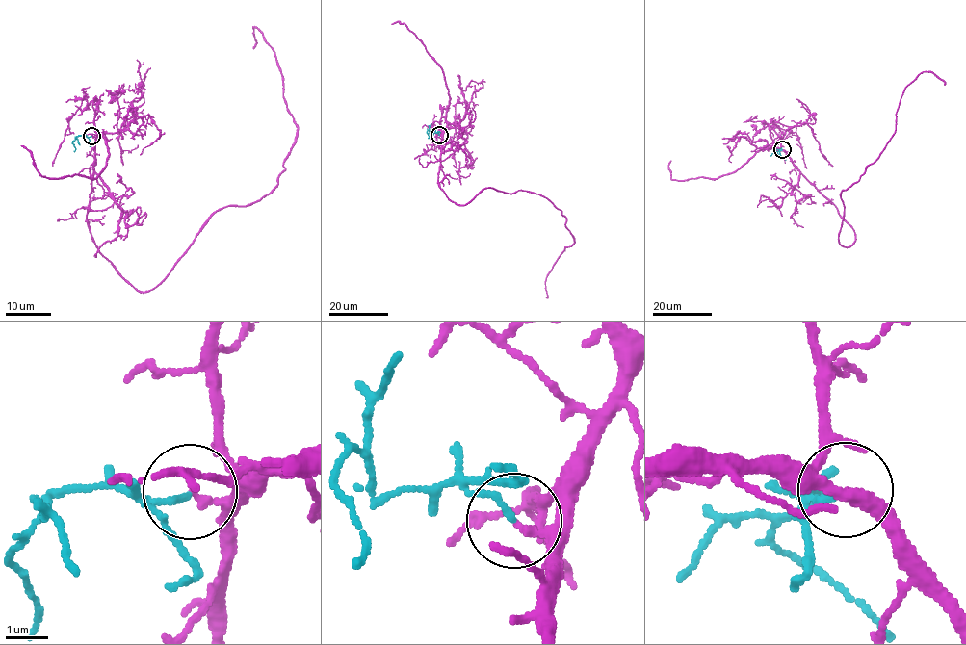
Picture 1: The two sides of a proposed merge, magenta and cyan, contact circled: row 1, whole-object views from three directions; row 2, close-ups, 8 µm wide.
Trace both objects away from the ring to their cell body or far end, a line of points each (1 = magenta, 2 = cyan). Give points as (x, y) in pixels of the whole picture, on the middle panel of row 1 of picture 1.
1: (439, 135), (439, 186), (455, 203), (486, 188), (520, 190), (566, 219), (574, 243), (545, 296)
2: (439, 135), (428, 130), (428, 138)

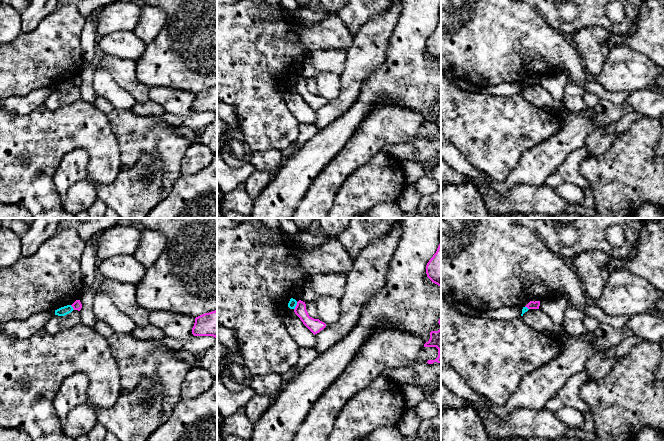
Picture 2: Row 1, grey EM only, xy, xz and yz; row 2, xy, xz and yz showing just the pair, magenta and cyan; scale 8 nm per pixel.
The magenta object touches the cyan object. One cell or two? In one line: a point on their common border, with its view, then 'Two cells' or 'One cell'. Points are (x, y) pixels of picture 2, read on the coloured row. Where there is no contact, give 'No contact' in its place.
Touches magenta at xz (296, 306). Two cells

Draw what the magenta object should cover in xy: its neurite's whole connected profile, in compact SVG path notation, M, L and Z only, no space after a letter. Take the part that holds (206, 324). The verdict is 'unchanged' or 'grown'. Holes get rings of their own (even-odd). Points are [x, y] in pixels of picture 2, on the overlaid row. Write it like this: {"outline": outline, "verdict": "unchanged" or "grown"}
{"outline": "M217 310L196 317L192 334L194 336L213 336L217 339Z", "verdict": "unchanged"}

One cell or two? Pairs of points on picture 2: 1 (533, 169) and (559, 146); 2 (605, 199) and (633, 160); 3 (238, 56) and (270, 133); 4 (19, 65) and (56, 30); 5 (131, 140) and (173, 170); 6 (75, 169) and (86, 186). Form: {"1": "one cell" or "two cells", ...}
{"1": "one cell", "2": "one cell", "3": "one cell", "4": "one cell", "5": "one cell", "6": "two cells"}

